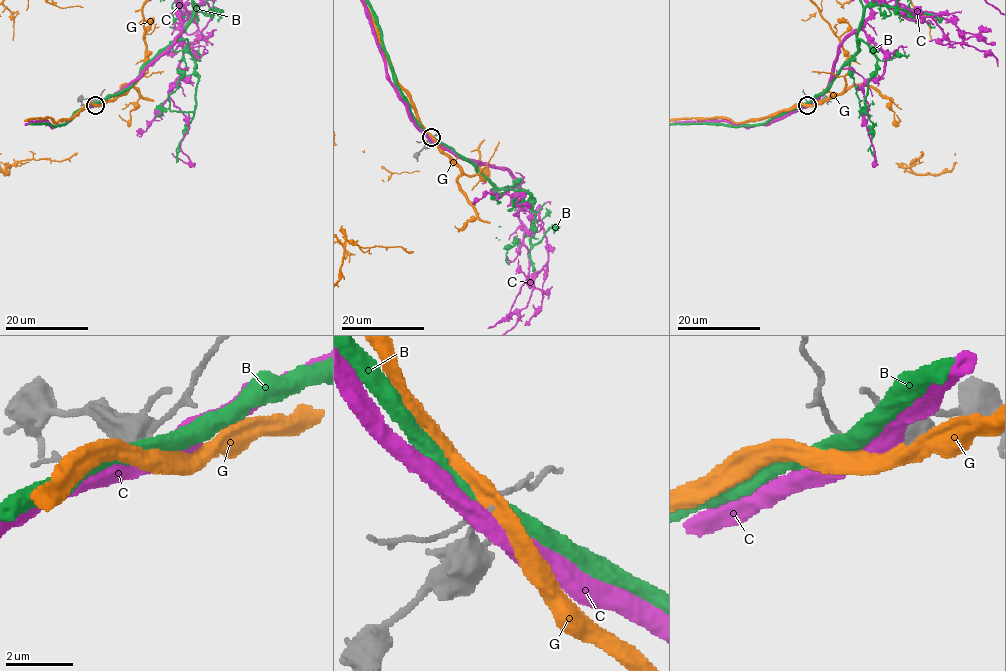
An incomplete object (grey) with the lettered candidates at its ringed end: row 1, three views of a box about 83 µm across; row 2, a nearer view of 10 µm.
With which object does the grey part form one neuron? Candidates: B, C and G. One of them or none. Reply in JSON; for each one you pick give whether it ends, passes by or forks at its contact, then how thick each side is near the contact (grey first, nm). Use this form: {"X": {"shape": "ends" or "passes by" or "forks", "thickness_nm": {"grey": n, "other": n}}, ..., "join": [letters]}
{"G": {"shape": "passes by", "thickness_nm": {"grey": 130, "other": 440}}, "join": ["G"]}

